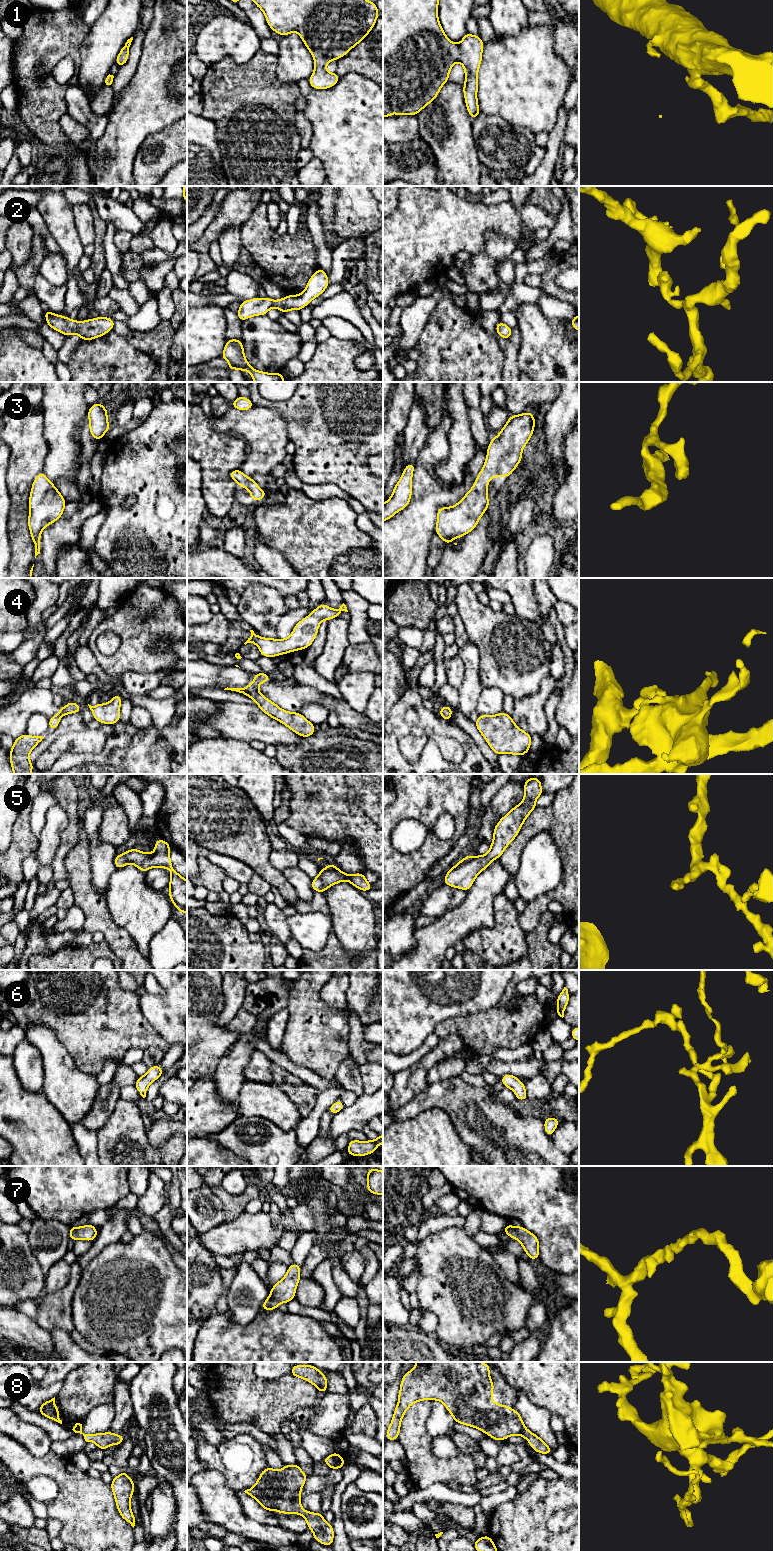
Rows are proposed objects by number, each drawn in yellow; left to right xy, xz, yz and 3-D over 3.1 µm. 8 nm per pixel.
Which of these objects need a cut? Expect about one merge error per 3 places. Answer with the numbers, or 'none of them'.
4

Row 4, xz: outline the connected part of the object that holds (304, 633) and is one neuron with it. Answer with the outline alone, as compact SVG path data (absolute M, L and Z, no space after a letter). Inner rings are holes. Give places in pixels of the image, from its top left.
M321 603L310 615L304 617L295 625L288 638L272 639L257 636L255 644L258 646L261 656L270 658L306 649L315 640L321 621L338 618L342 611L348 612L344 603L337 610Z

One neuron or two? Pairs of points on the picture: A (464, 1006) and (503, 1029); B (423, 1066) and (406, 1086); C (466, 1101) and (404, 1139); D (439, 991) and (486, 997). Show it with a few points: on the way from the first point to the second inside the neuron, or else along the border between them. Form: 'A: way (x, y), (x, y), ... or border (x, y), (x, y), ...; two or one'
A: border (493, 1007), (477, 1013), (469, 1013), (453, 1018); two
B: way (418, 1071), (411, 1081); one
C: border (423, 1110), (442, 1109), (458, 1133); two
D: way (451, 991), (474, 991); one

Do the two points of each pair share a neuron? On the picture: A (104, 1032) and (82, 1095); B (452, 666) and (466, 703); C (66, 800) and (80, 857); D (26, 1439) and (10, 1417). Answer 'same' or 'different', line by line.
A: different
B: different
C: different
D: same

